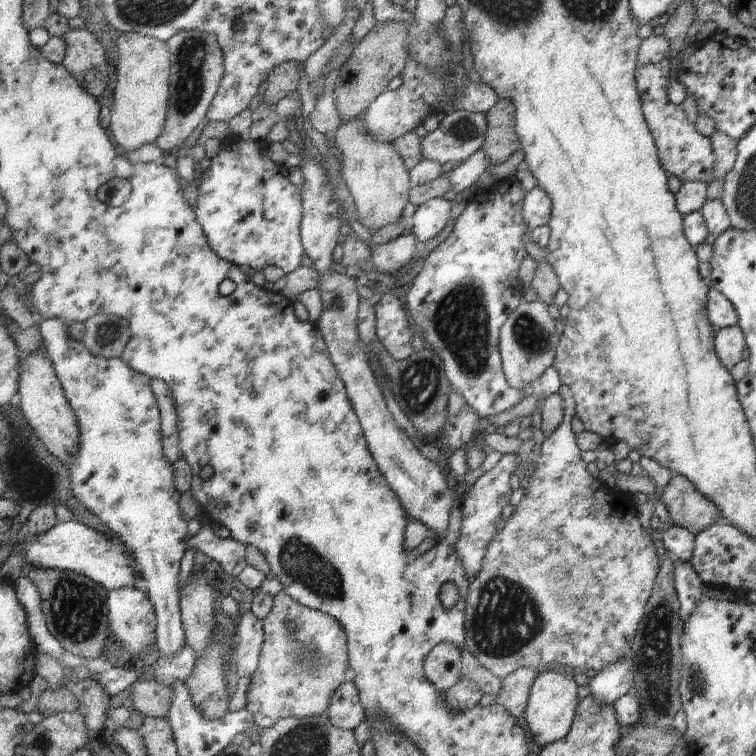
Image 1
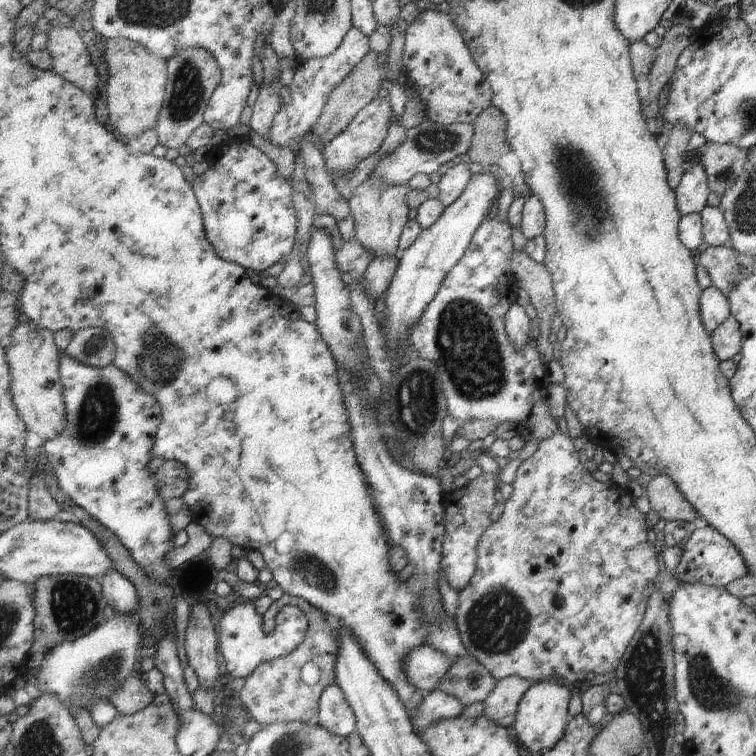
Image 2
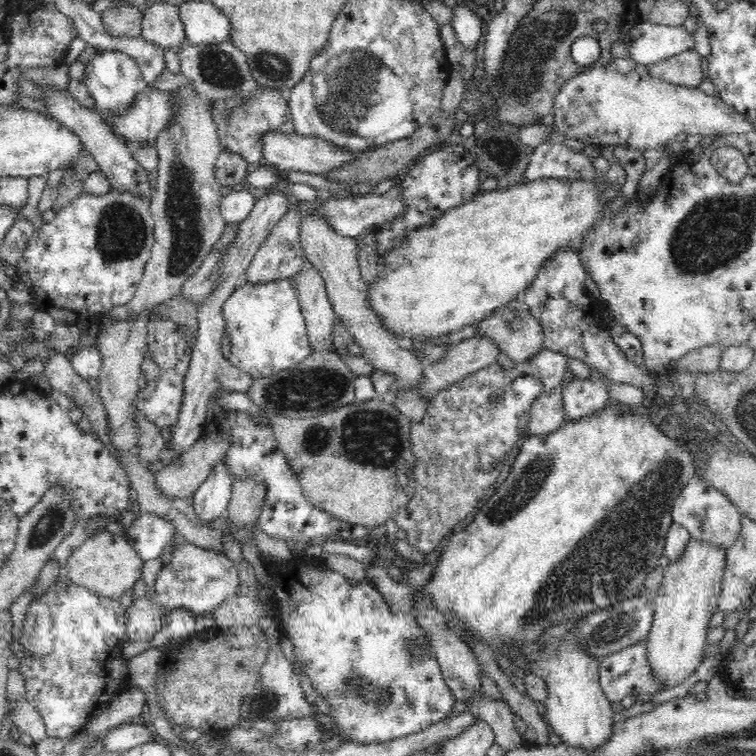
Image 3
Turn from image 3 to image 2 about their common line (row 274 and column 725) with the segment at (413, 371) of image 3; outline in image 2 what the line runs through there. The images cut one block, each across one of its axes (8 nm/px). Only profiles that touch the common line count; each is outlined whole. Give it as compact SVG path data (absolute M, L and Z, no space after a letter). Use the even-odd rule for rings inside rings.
M731 315L709 335L714 355L718 361L729 361L737 352L740 352L742 334L737 321Z

